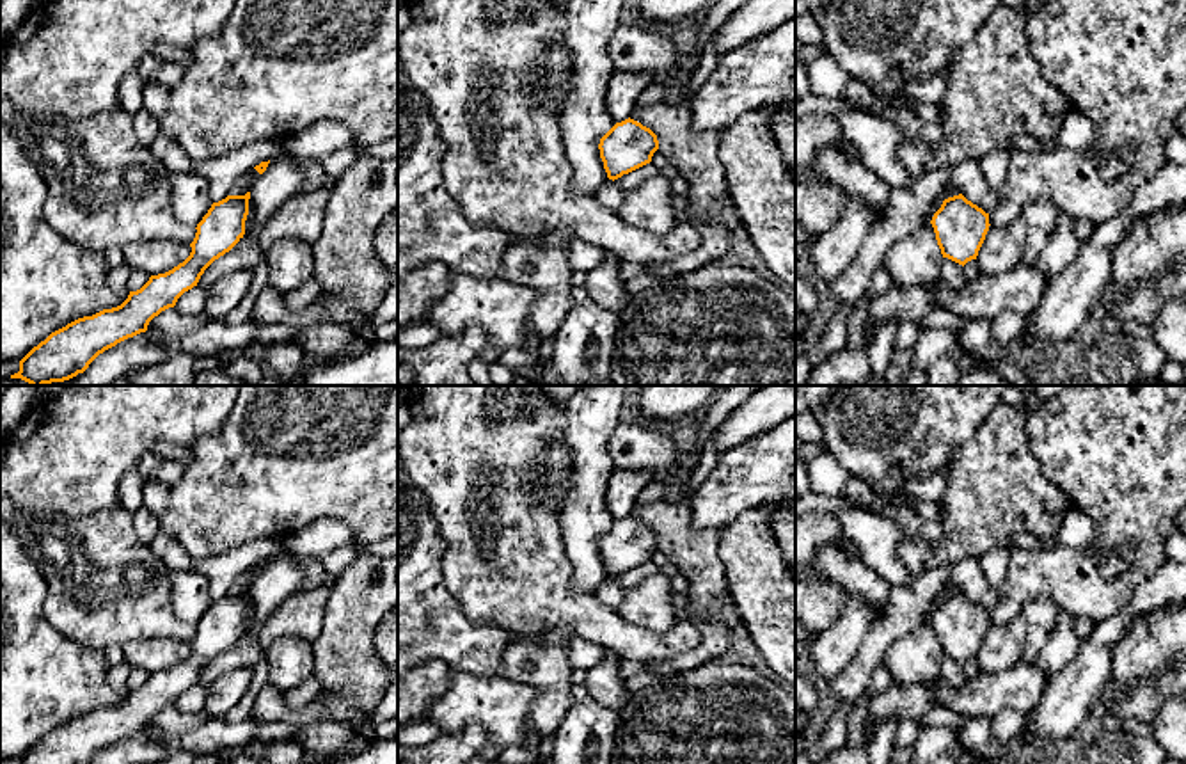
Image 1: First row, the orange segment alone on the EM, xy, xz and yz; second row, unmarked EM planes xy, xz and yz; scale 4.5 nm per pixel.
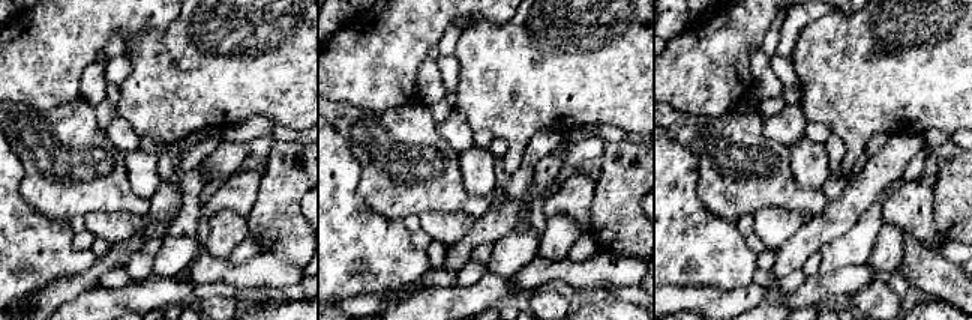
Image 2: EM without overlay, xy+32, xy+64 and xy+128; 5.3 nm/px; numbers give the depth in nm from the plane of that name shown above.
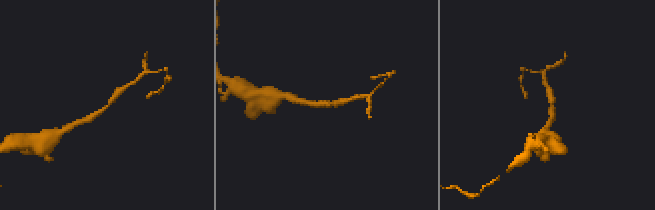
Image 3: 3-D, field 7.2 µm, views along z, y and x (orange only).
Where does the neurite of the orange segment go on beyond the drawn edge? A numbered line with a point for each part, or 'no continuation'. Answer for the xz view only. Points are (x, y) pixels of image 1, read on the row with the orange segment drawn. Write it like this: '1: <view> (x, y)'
no continuation

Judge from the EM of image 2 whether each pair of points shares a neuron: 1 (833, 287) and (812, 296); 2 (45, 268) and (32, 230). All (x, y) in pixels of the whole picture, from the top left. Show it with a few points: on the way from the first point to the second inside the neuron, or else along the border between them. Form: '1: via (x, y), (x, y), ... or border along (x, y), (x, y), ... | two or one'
1: via (828, 287), (821, 287), (816, 292) | one
2: via (36, 259), (32, 254), (32, 239) | one

